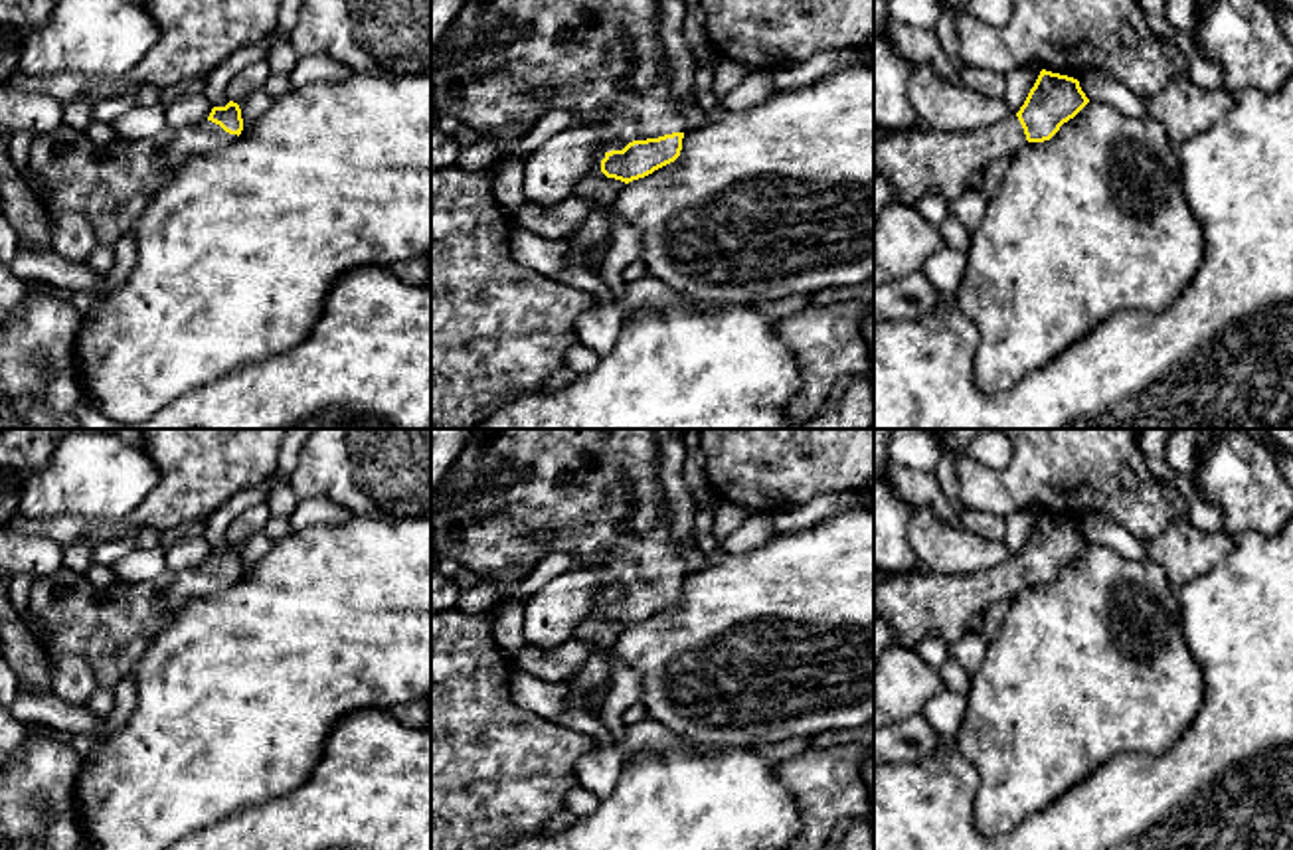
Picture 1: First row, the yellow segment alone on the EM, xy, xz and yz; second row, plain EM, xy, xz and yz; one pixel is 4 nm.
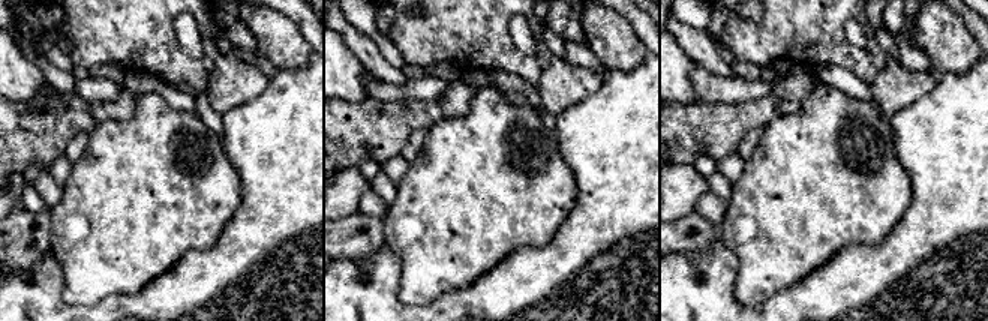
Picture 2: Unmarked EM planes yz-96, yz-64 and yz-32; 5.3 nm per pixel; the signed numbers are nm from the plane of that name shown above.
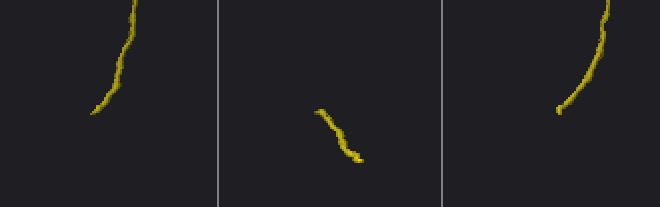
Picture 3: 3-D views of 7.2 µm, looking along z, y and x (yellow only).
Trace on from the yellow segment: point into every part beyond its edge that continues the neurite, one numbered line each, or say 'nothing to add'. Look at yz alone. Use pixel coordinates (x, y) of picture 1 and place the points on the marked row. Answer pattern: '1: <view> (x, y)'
1: yz (944, 163)

